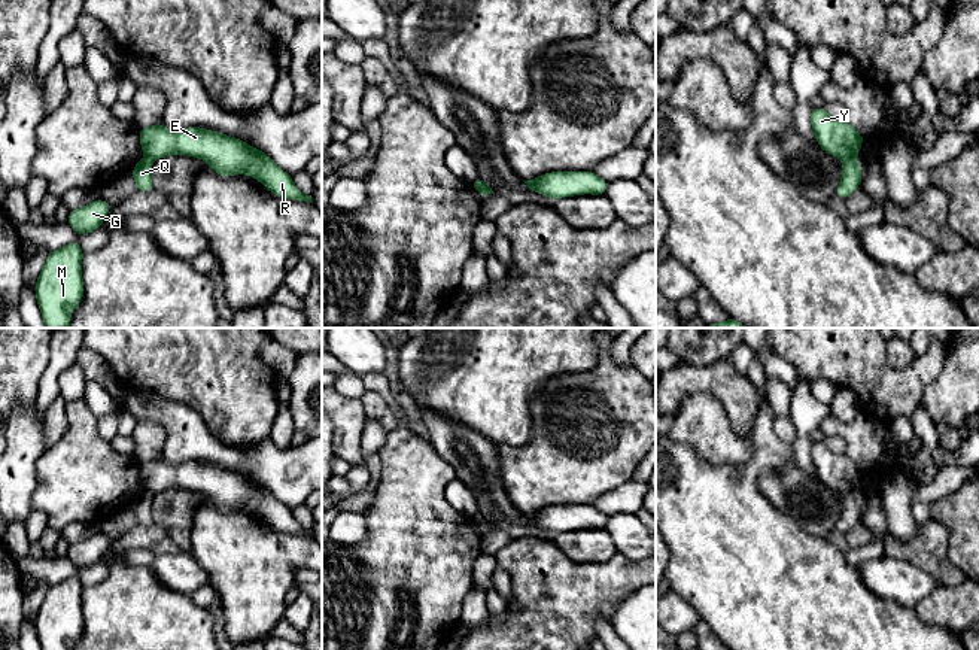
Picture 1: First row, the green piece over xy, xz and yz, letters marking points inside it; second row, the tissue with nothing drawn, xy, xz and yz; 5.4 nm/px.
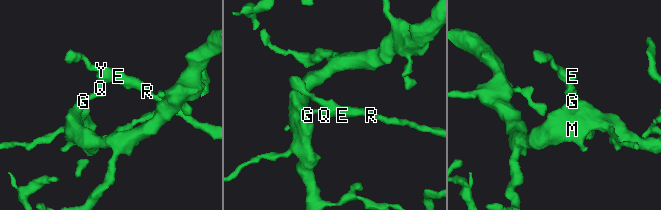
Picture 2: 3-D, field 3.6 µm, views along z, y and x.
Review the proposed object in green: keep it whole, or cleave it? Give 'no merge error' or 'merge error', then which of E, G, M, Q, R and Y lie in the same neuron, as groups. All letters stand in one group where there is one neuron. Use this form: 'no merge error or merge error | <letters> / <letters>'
merge error | E R Y / G M Q

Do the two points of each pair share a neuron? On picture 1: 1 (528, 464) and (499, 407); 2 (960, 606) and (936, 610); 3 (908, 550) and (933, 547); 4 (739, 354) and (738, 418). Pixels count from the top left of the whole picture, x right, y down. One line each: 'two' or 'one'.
1: two
2: one
3: one
4: two

